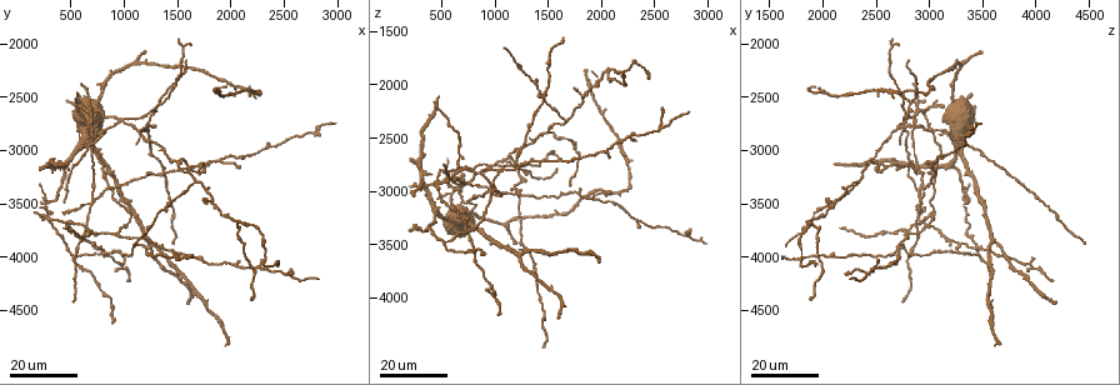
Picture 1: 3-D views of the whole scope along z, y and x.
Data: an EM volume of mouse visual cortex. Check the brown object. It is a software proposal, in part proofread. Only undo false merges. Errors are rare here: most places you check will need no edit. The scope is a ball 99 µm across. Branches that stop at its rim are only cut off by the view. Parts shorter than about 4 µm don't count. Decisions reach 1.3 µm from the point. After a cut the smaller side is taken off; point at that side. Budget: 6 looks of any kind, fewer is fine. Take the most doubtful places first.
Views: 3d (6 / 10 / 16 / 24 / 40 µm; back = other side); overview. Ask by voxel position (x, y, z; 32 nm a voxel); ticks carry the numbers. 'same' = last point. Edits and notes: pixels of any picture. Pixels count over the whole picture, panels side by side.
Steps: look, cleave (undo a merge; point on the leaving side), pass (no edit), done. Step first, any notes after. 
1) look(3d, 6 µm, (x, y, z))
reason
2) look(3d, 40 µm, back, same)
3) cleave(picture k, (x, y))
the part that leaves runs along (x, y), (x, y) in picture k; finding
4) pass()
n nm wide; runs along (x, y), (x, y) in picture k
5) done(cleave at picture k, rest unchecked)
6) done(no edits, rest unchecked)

look(3d, 24 µm, (1180, 2780, 2760))
four-way junction

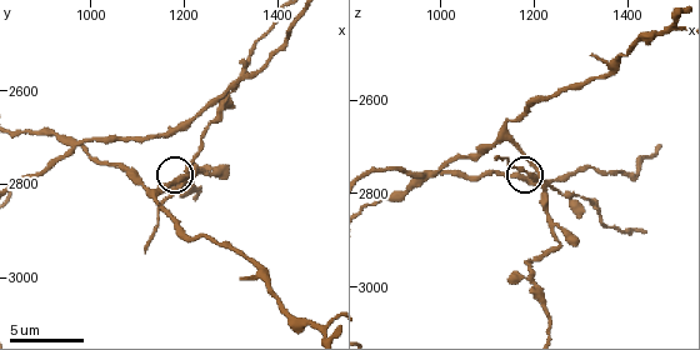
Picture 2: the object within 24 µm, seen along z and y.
look(3d, 6 µm, (1210, 2775, 2765))

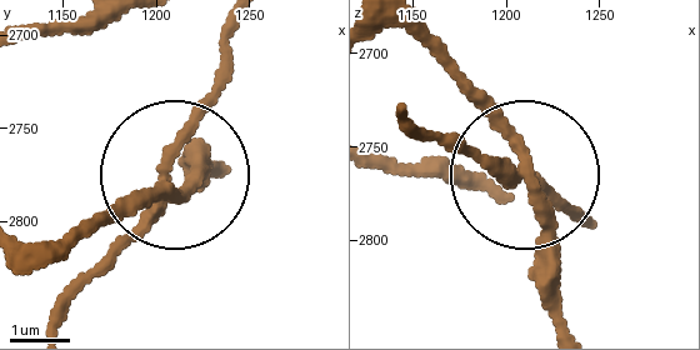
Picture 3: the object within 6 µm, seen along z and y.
cleave(picture 3, (111, 259))
side arm 27 µm; 4 arms; a second cell is stuck on

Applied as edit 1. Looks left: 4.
look(3d, 16 µm, (985, 2710, 2755))
four or more arms meet

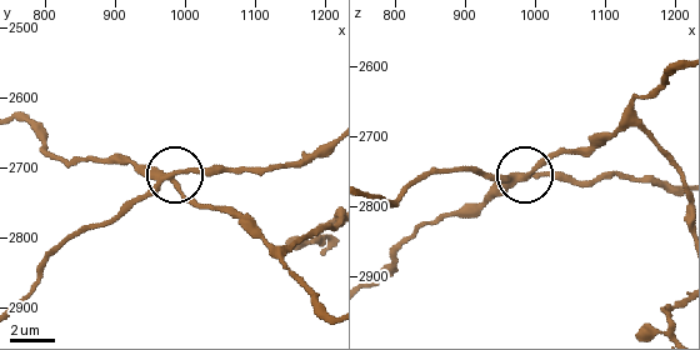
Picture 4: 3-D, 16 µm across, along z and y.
look(3d, 6 µm, (980, 2715, 2760))

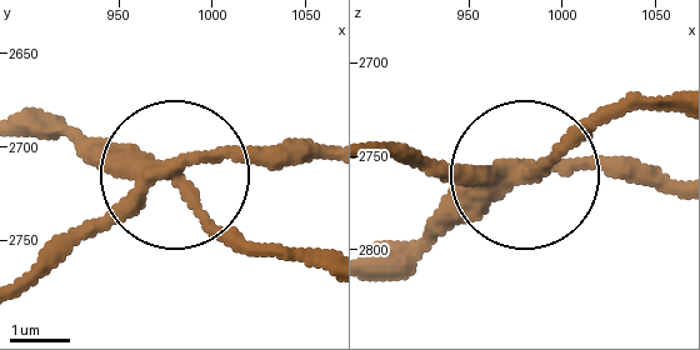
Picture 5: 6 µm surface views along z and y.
cleave(picture 5, (93, 236))
side arm 40 µm; the part that leaves runs along (161, 173), (320, 158) in picture 5; a second cell is stuck on

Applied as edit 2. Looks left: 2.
done(cleave at picture 3, cleave at picture 5, rest unchecked)

